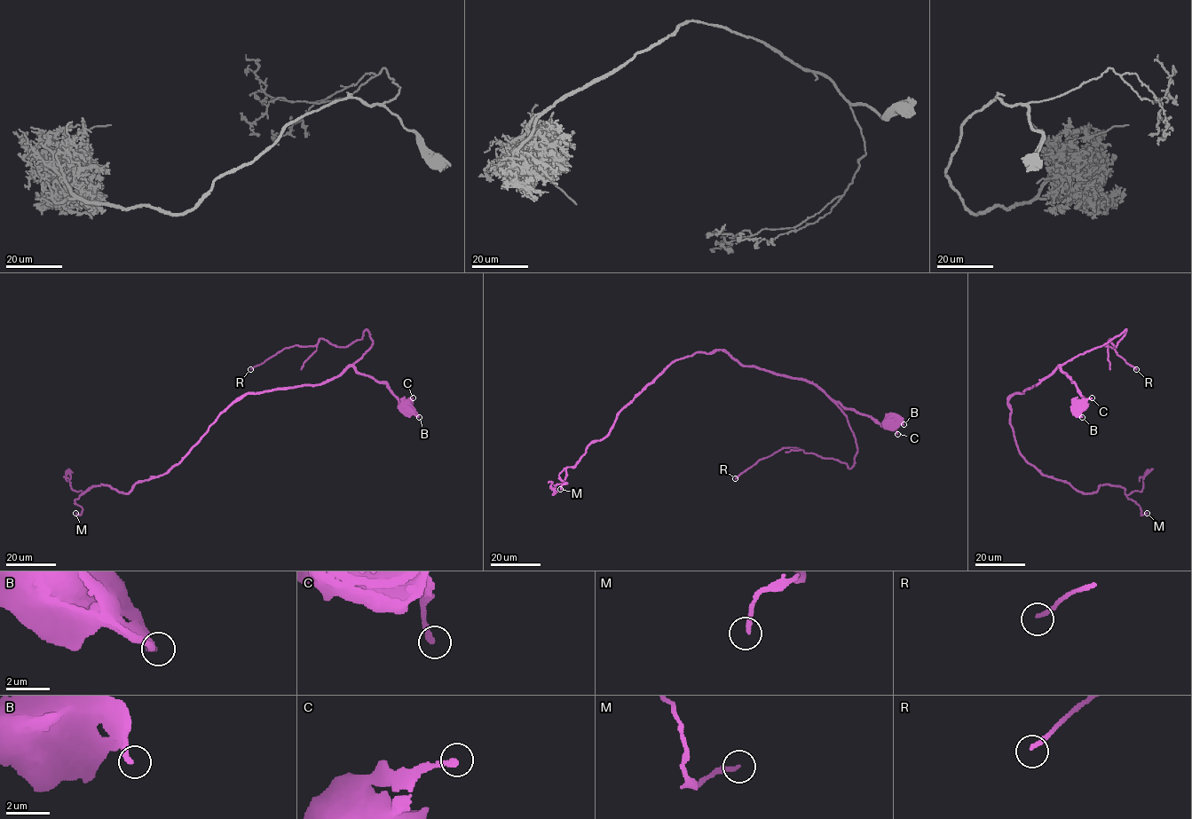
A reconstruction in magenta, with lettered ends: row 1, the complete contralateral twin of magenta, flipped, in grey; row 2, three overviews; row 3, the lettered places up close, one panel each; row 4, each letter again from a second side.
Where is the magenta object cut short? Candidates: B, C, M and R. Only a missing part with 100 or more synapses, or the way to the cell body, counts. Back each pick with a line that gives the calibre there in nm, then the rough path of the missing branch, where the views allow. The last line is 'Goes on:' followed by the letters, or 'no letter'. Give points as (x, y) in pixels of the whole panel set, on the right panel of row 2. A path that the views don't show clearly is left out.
M: Thickness 190 nm. Course of what is missing: (1147, 513), (1157, 501), (1156, 497), (1165, 488), (1167, 491)
R: Thickness 160 nm. Course of what is missing: (1136, 369), (1148, 381), (1147, 385), (1153, 384), (1158, 369), (1156, 357), (1144, 339), (1140, 342)
Goes on: M, R

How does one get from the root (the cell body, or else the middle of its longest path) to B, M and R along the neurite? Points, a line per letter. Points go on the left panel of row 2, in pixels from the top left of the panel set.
B: (405, 404), (407, 402), (419, 417)
M: (405, 404), (351, 366), (317, 385), (247, 393), (167, 472), (128, 493), (90, 487), (75, 513)
R: (405, 404), (351, 365), (373, 344), (367, 329), (345, 347), (320, 339), (250, 369)

